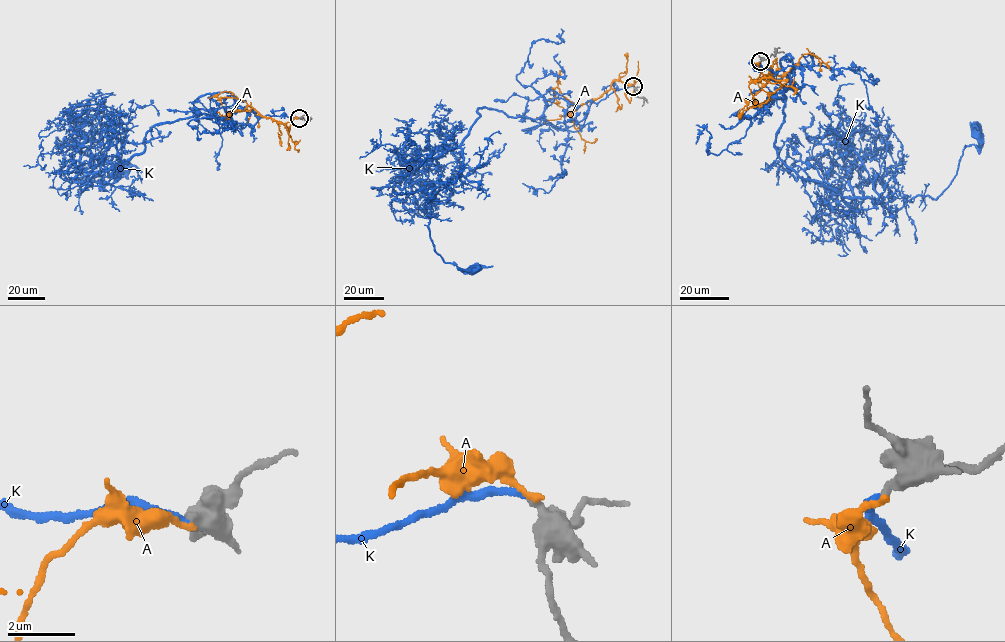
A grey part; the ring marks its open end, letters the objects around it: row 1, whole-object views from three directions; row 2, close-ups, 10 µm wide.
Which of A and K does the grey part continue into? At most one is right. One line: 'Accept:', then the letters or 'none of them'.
Accept: K

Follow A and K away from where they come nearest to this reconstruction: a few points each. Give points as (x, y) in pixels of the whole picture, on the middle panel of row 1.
A: (634, 87), (625, 87), (614, 80), (600, 97), (581, 104), (571, 114), (581, 137), (590, 142), (596, 139)
K: (634, 87), (563, 130), (522, 130), (542, 116), (478, 109), (461, 171), (429, 201), (434, 251), (473, 270)

